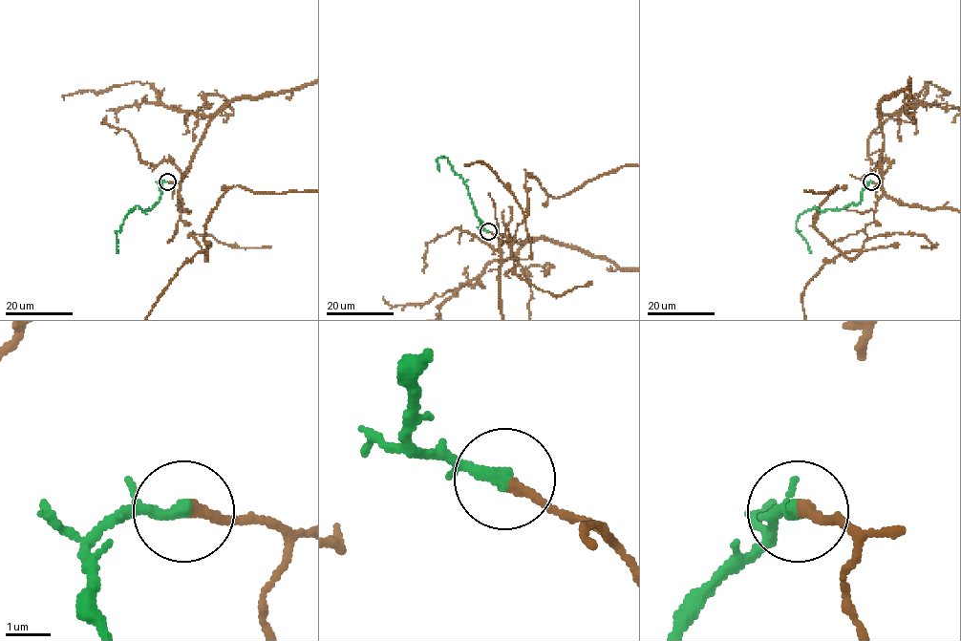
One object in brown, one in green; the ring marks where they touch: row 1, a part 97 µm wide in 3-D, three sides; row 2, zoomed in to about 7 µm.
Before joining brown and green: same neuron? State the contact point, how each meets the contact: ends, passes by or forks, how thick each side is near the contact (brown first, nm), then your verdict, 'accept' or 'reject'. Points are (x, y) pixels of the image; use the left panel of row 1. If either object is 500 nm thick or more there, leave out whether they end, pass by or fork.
place (167, 181); brown ends; green passes by; calibres 240 and 240 nm; accept

